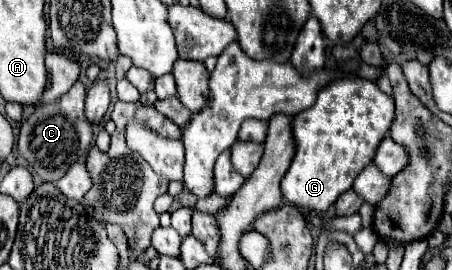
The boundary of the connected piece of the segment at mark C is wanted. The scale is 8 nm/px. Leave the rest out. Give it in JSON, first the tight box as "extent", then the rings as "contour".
{"extent":[18,82,94,182],"contour":[[[82,82],[72,84],[72,88],[56,100],[56,104],[40,106],[30,114],[20,128],[18,136],[18,152],[26,158],[32,174],[36,174],[42,182],[58,182],[72,164],[80,162],[86,156],[86,148],[90,148],[94,130],[84,118],[84,98],[86,88]]]}

